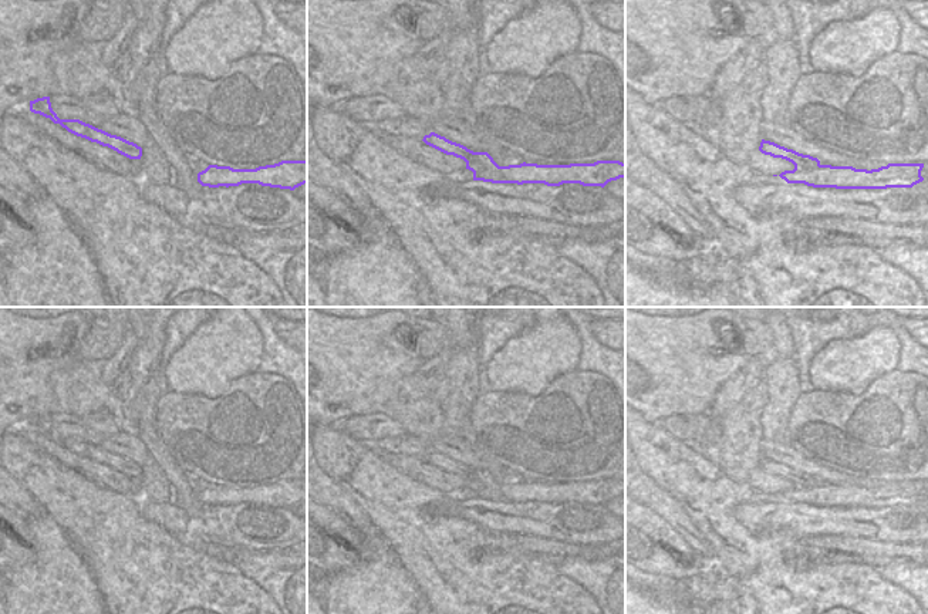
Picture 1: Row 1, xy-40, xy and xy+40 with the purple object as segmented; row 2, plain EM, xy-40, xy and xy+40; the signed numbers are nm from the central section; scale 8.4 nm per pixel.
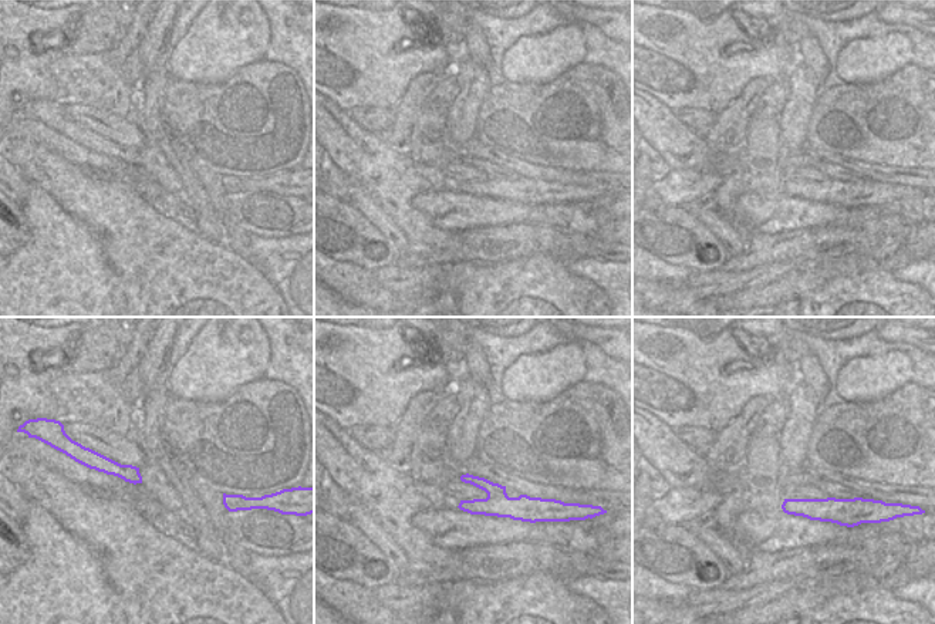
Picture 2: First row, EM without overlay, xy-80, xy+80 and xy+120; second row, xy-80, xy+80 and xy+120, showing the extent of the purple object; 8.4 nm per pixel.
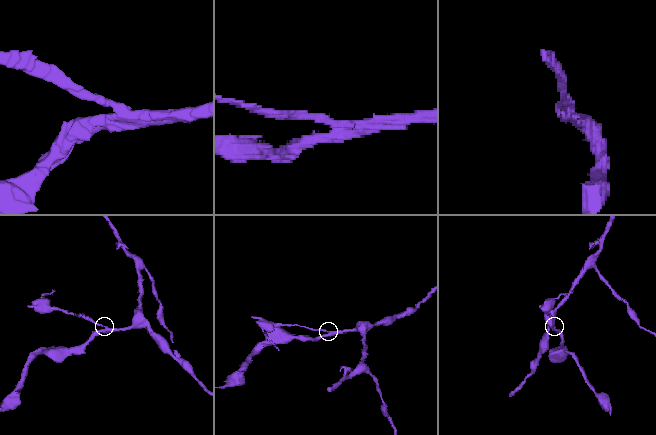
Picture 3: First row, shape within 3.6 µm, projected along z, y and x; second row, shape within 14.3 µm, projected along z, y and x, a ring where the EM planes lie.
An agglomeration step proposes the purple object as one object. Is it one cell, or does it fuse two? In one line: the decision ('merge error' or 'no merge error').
no merge error

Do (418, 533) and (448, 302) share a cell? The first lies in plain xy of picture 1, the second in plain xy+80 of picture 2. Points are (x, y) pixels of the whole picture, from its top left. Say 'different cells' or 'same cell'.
different cells

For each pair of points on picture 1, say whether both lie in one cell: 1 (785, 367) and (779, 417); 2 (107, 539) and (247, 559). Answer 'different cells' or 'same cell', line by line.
1: same cell
2: different cells

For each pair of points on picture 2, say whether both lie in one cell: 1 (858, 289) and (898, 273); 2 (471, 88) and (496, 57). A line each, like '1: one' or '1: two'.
1: two
2: two

